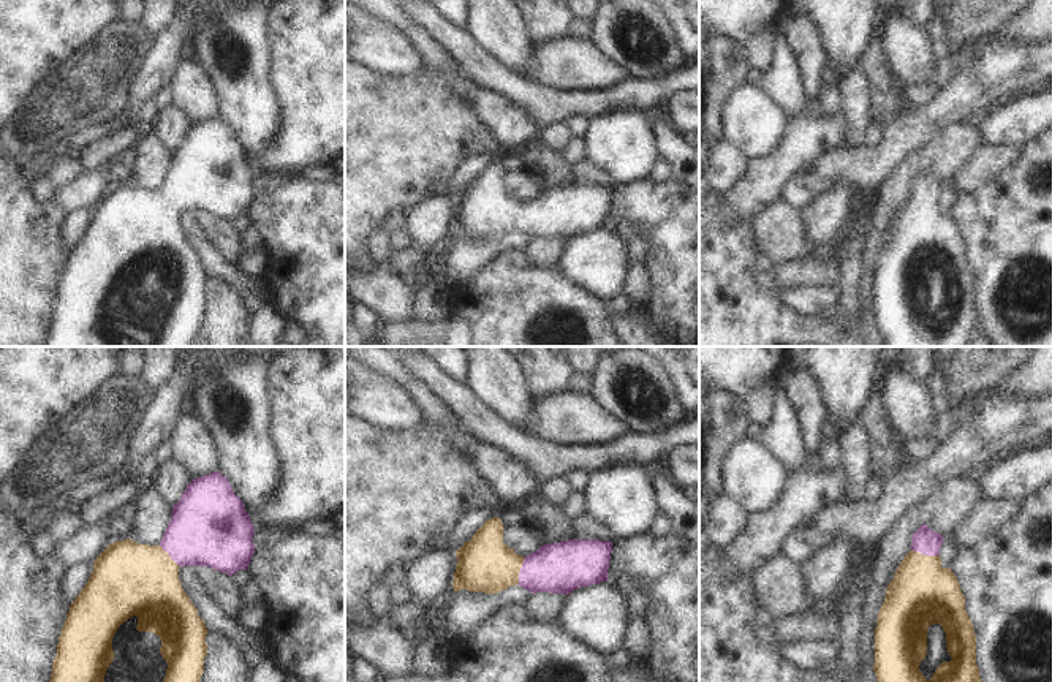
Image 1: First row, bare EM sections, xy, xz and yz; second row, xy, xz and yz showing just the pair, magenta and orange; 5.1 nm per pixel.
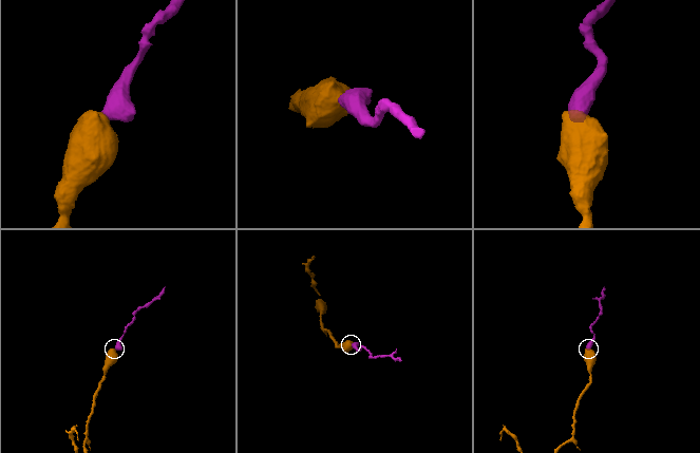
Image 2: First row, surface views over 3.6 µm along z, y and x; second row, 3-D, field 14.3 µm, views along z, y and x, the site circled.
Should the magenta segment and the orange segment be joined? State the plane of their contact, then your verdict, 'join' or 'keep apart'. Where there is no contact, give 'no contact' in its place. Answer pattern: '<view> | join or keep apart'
yz | join

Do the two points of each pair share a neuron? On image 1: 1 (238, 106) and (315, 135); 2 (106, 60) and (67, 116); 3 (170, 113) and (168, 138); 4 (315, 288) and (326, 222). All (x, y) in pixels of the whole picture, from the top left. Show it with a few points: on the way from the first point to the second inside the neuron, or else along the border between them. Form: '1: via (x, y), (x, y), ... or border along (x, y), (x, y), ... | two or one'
1: border along (274, 86), (279, 132), (260, 154) | two
2: via (98, 75), (71, 102) | one
3: via (170, 119), (170, 132) | one
4: via (326, 272), (326, 238) | one

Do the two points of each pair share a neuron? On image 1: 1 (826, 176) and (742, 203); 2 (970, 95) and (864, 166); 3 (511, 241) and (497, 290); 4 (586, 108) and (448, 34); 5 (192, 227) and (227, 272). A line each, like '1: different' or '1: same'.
1: different
2: same
3: different
4: same
5: same

